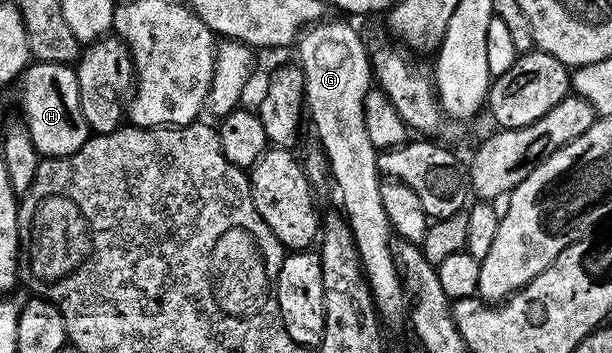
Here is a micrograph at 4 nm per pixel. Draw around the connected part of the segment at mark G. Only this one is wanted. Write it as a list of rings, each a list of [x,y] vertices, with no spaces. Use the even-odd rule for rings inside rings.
[[[324,19],[312,24],[300,35],[297,41],[299,48],[298,67],[303,72],[303,95],[305,112],[311,115],[311,124],[319,135],[318,147],[327,158],[330,179],[335,179],[335,188],[339,191],[339,200],[343,203],[342,215],[351,228],[355,239],[355,248],[359,251],[359,261],[363,265],[371,294],[375,297],[378,311],[384,317],[395,316],[404,311],[403,282],[391,253],[393,233],[391,223],[385,214],[385,206],[381,202],[381,177],[377,166],[377,149],[369,142],[369,130],[365,130],[365,98],[373,87],[373,69],[369,48],[363,45],[359,32],[351,24],[343,20]]]

